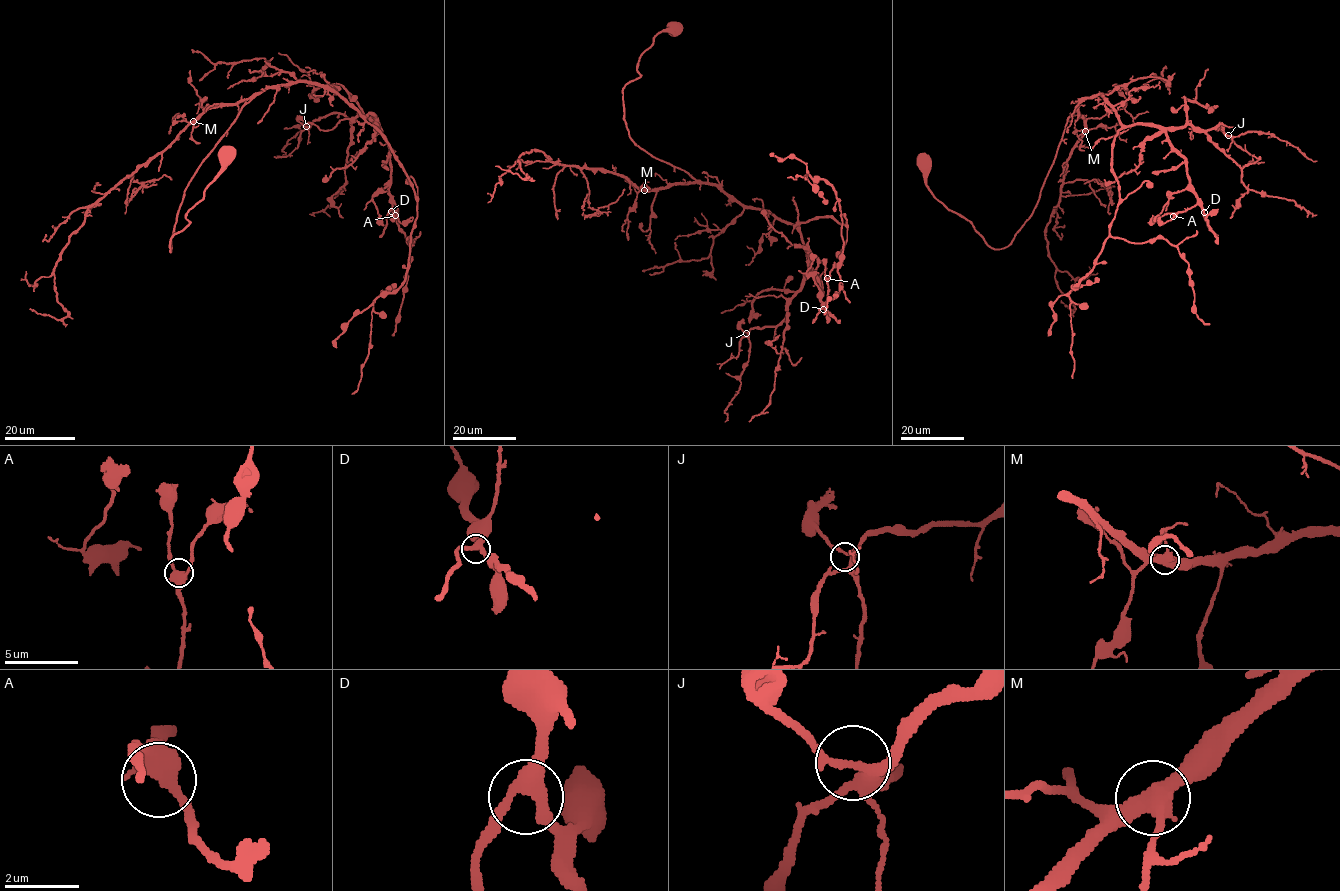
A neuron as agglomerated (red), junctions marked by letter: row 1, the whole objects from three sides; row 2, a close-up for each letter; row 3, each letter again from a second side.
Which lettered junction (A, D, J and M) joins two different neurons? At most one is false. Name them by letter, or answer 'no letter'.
no letter

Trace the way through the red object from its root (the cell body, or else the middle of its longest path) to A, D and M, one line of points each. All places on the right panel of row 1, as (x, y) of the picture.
A: (924, 162), (932, 194), (1004, 248), (1067, 119), (1100, 95), (1184, 159), (1197, 202), (1173, 216)
D: (924, 162), (932, 194), (1004, 248), (1037, 202), (1067, 119), (1100, 95), (1123, 125), (1165, 134), (1204, 212)
M: (924, 162), (919, 168), (932, 194), (1000, 249), (1032, 214), (1076, 110), (1084, 130)

